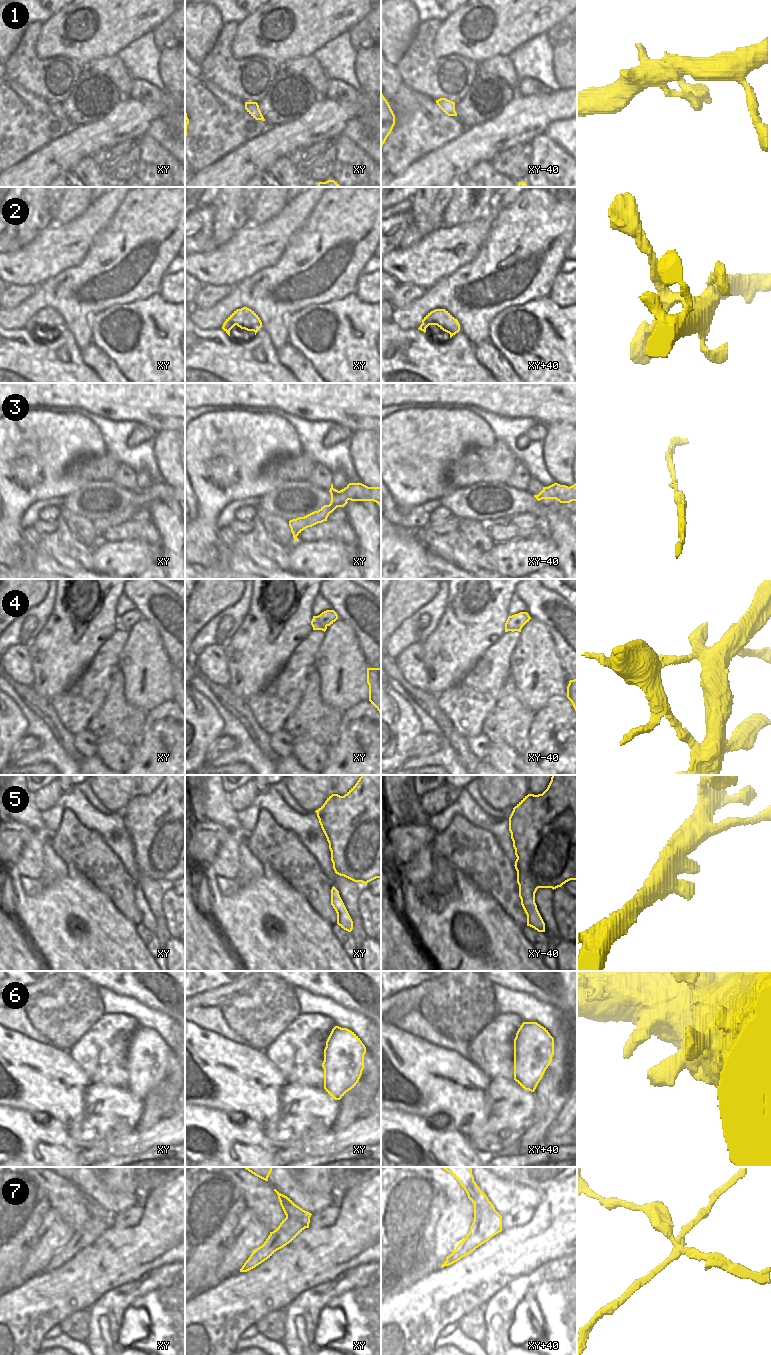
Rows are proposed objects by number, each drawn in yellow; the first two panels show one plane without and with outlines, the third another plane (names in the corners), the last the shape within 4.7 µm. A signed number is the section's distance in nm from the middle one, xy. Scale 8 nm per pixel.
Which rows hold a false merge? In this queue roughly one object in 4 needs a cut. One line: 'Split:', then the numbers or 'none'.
Split: 4, 7.

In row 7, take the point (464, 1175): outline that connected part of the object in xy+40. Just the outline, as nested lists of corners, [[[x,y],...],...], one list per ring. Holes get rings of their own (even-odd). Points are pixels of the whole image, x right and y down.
[[[441,1167],[449,1172],[466,1191],[468,1198],[472,1201],[474,1208],[481,1206],[495,1210],[486,1194],[478,1187],[472,1175],[472,1167]]]

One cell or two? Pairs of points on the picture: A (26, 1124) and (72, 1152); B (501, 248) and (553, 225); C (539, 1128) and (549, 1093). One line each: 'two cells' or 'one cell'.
A: one cell
B: one cell
C: one cell

